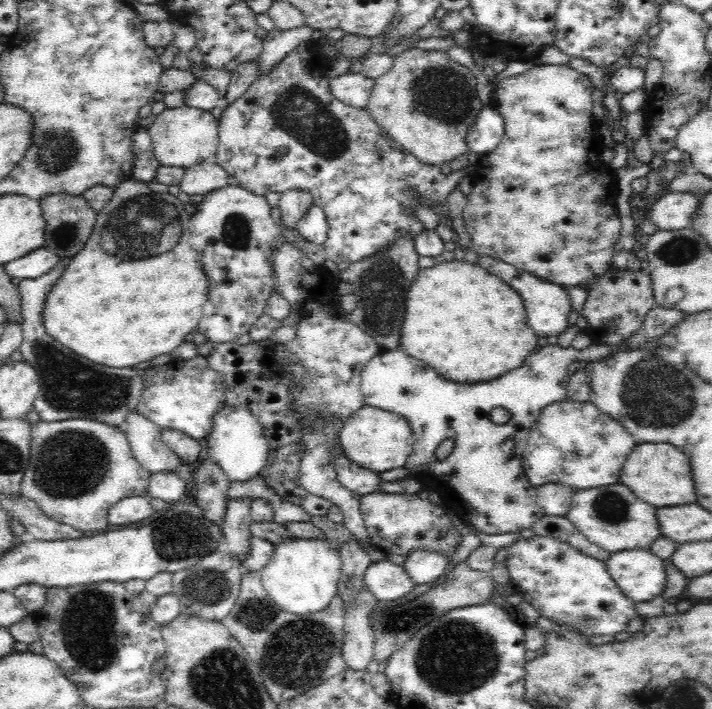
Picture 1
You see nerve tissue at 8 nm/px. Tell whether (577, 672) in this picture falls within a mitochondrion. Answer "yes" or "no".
no

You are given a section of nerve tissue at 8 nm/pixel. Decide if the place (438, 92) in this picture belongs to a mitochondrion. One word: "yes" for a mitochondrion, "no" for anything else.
yes

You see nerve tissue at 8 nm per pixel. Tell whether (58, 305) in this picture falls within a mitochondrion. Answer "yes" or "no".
no

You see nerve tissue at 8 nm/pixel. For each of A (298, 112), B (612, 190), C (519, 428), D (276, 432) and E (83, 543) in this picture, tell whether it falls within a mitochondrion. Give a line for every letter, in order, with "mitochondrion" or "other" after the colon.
A: mitochondrion
B: other
C: other
D: other
E: other

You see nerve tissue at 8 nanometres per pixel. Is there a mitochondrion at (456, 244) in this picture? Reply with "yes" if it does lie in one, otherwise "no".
no

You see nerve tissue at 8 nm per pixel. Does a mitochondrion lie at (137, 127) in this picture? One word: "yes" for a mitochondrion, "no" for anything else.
no

